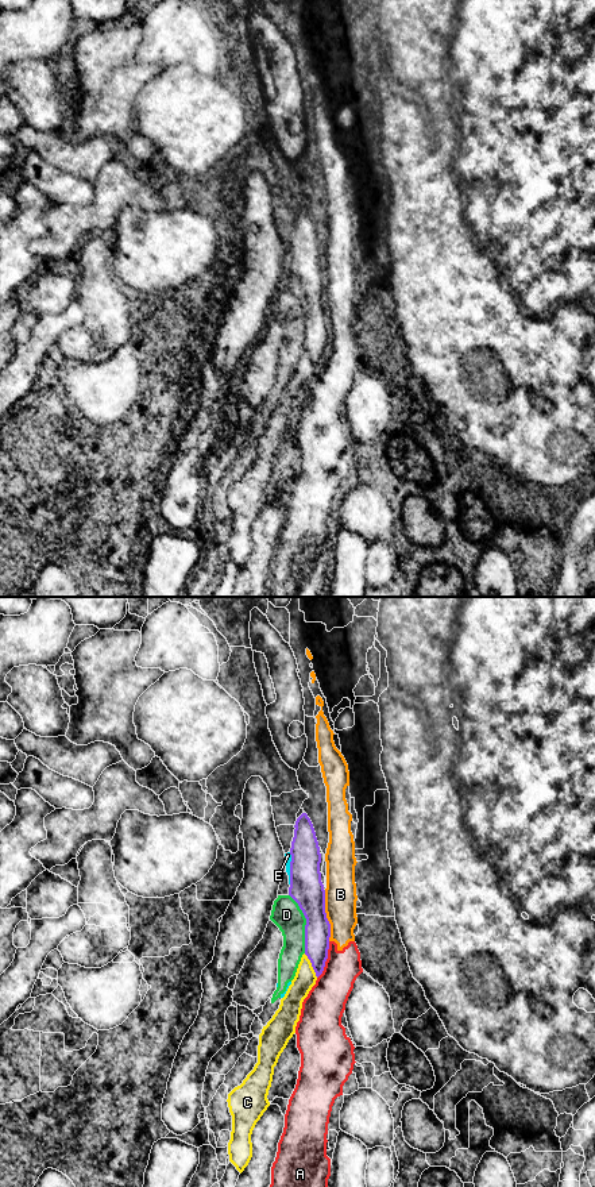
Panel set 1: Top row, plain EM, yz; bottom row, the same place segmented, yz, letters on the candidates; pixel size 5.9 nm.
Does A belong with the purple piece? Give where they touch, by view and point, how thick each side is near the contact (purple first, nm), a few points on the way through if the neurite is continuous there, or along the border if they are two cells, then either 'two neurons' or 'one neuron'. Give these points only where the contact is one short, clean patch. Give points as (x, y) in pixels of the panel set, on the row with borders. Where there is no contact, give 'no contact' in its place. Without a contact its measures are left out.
contact yz (325, 960); calibres 160 and 240 nm; border yz (329, 941), (325, 966), (317, 978); two neurons

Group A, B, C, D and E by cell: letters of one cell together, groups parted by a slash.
A B / C / D E

